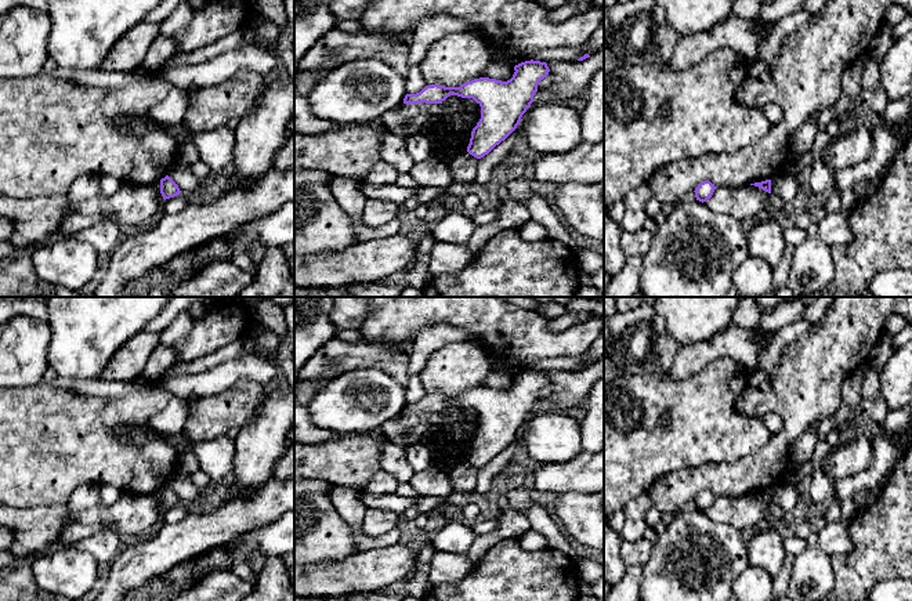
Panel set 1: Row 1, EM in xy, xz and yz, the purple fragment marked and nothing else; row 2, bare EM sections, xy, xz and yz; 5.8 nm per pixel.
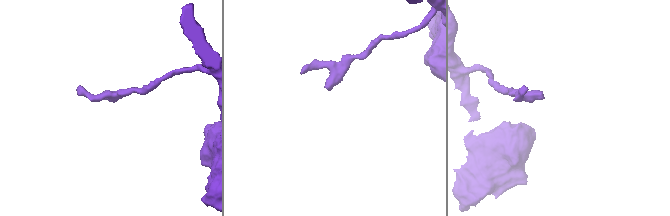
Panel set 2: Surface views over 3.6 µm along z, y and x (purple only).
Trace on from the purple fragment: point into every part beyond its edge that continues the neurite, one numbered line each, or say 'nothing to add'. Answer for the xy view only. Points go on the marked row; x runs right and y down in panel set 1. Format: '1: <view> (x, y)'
nothing to add

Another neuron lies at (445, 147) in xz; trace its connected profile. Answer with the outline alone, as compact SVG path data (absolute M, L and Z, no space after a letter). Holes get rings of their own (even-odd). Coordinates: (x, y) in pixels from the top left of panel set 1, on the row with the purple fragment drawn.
M467 128L457 135L444 131L441 135L433 138L431 156L449 164L456 156L467 152L473 128Z

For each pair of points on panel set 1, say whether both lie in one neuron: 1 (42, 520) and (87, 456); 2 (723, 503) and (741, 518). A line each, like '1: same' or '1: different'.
1: different
2: same

